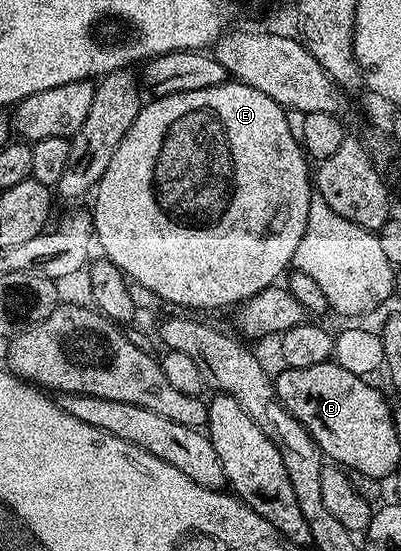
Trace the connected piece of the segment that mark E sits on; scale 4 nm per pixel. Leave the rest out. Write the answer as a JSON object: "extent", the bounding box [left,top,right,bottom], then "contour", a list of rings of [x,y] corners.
{"extent":[91,81,315,307],"contour":[[[226,81],[211,89],[195,89],[191,93],[150,98],[135,117],[131,129],[127,129],[123,141],[119,141],[119,149],[115,149],[111,165],[107,165],[107,173],[103,173],[95,188],[97,200],[91,208],[91,216],[96,242],[101,242],[101,247],[105,250],[102,251],[104,258],[120,268],[134,284],[137,282],[151,294],[158,295],[177,307],[229,307],[232,303],[240,305],[255,293],[274,286],[280,280],[277,278],[290,270],[295,249],[299,249],[299,241],[303,241],[303,229],[307,229],[307,209],[315,193],[311,186],[310,160],[295,134],[294,124],[293,127],[289,124],[288,117],[290,118],[286,108],[271,101],[267,93],[259,93],[259,89],[236,81]]]}

